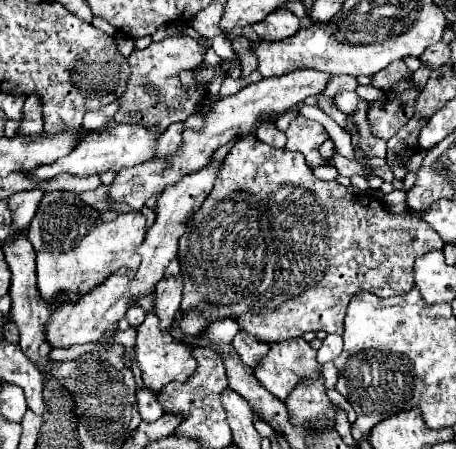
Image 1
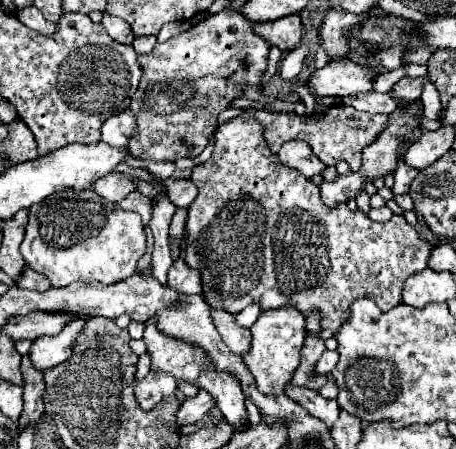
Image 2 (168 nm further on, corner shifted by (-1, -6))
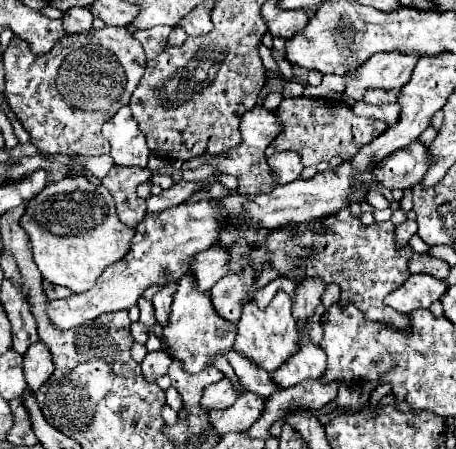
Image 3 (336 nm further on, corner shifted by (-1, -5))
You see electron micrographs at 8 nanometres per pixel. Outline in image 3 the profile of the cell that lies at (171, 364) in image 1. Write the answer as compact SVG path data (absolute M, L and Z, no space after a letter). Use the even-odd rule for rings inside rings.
M185 273L177 281L177 291L175 291L171 309L173 309L171 321L167 327L163 327L163 333L165 333L165 341L169 345L171 357L181 359L185 371L199 373L203 367L211 365L213 353L223 353L227 349L233 349L233 341L235 341L235 333L237 333L235 325L225 323L225 319L221 319L217 315L217 311L213 311L209 291L199 291L191 273Z

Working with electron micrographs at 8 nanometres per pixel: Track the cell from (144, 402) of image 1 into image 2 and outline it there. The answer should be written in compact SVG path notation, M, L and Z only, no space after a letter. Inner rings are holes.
M149 372L141 382L135 384L137 402L145 412L153 410L167 396L175 396L175 392L177 392L177 382L169 374Z

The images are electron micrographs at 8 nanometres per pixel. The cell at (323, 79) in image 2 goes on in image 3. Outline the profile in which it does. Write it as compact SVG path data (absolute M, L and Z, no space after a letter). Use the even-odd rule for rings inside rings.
M401 51L373 55L367 63L357 67L357 71L347 73L349 83L345 95L359 101L369 87L395 89L407 85L419 57L421 55L405 55Z

